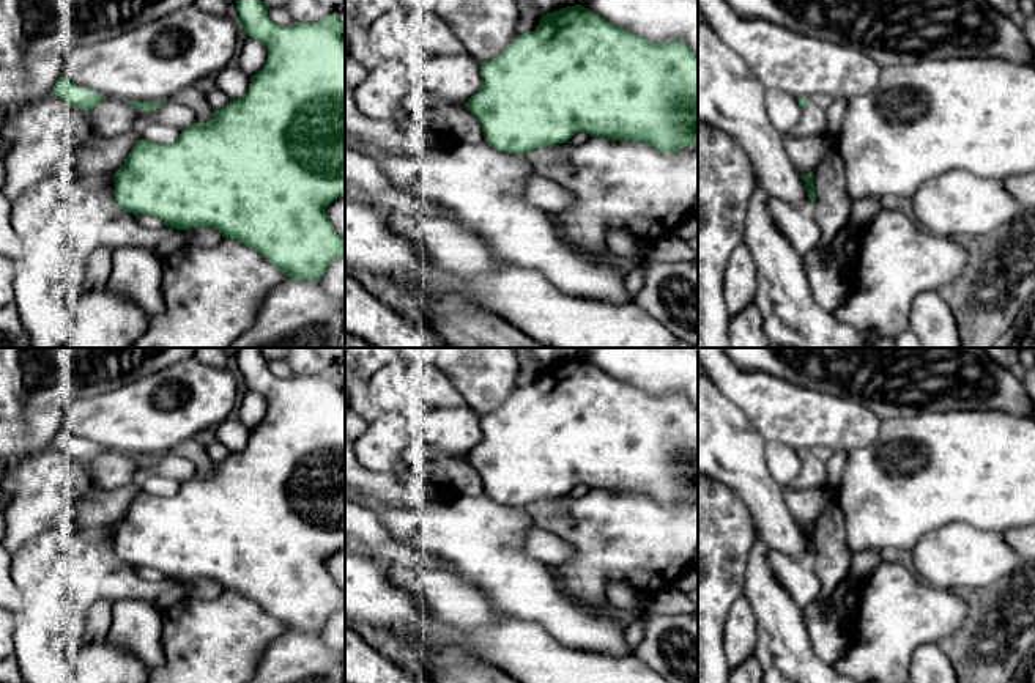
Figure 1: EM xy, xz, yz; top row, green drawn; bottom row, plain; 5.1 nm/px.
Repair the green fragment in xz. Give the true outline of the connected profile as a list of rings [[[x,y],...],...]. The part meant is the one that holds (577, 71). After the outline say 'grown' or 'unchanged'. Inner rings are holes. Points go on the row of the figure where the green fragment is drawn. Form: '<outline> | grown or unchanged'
[[[581,5],[545,13],[534,31],[517,35],[499,57],[480,63],[480,77],[480,90],[465,107],[480,123],[485,140],[509,154],[567,143],[580,131],[591,137],[644,142],[663,153],[698,142],[698,54],[684,41],[644,39]]] | unchanged

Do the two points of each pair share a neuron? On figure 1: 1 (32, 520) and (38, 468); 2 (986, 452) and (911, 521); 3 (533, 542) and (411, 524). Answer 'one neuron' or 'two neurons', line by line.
1: one neuron
2: one neuron
3: two neurons

